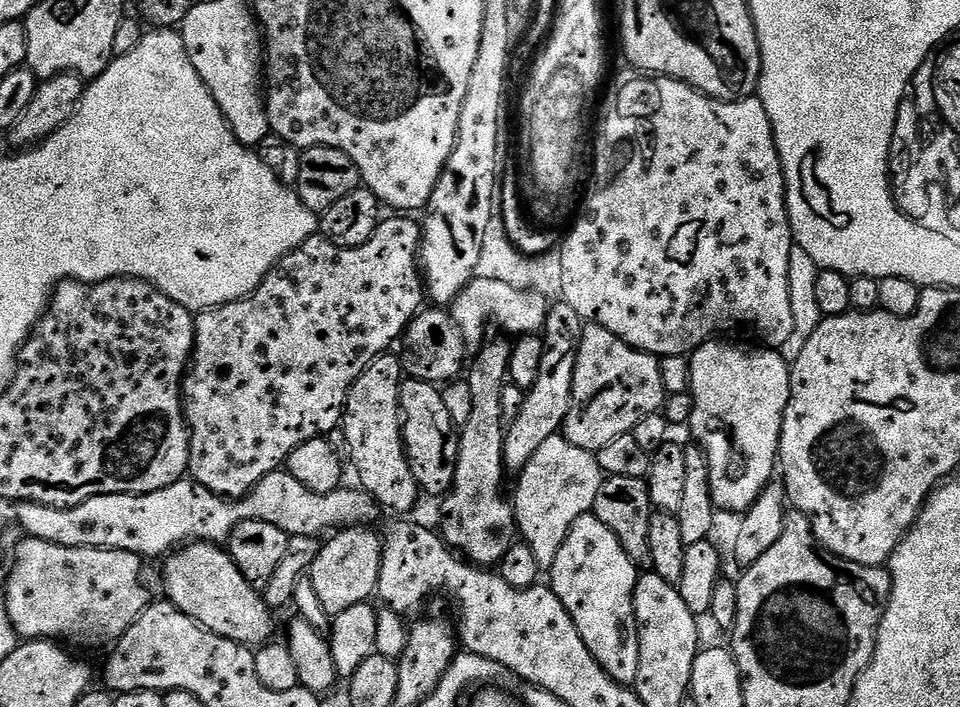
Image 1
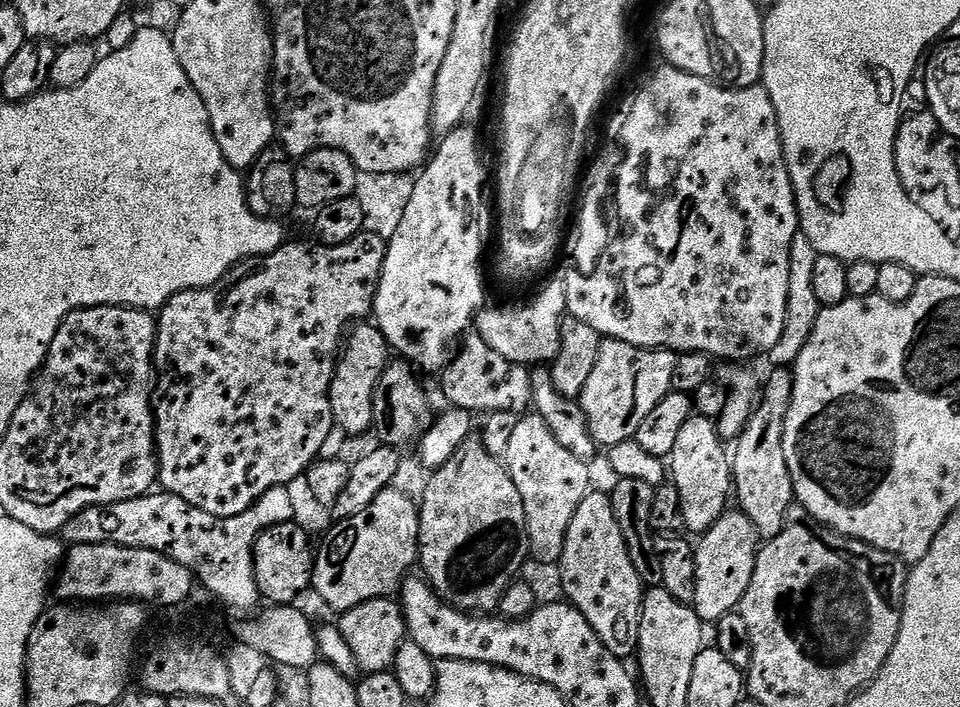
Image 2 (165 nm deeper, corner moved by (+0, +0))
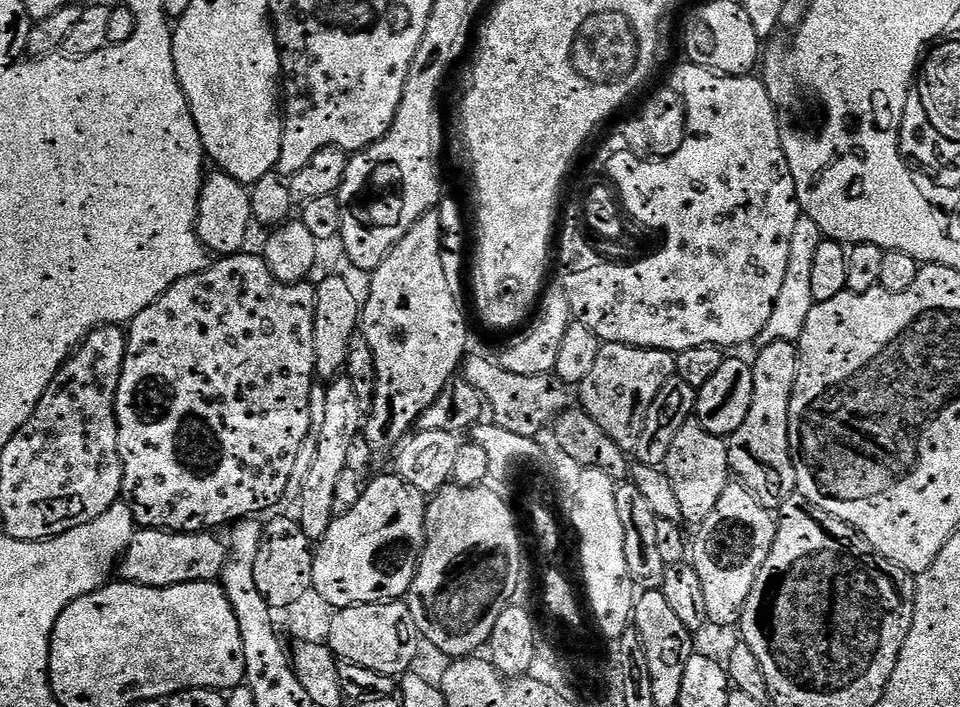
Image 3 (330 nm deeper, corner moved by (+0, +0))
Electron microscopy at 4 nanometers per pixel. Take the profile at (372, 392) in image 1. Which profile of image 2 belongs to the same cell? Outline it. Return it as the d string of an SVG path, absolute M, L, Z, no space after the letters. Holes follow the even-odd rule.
M357 323L351 332L347 337L346 347L343 349L344 361L341 364L339 361L335 365L328 397L331 402L333 423L348 434L358 434L368 428L371 429L373 425L372 394L376 391L376 384L380 381L381 374L390 363L390 349L375 323ZM351 332L352 337L350 337ZM347 344L348 349L346 349Z

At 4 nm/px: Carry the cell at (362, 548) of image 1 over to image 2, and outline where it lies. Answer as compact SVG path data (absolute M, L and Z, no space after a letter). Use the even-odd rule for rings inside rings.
M387 488L366 510L341 519L328 532L314 552L312 562L311 587L336 611L336 614L349 612L354 606L371 600L382 600L391 597L409 575L408 567L418 560L420 546L420 513L415 499L400 493L396 488Z

